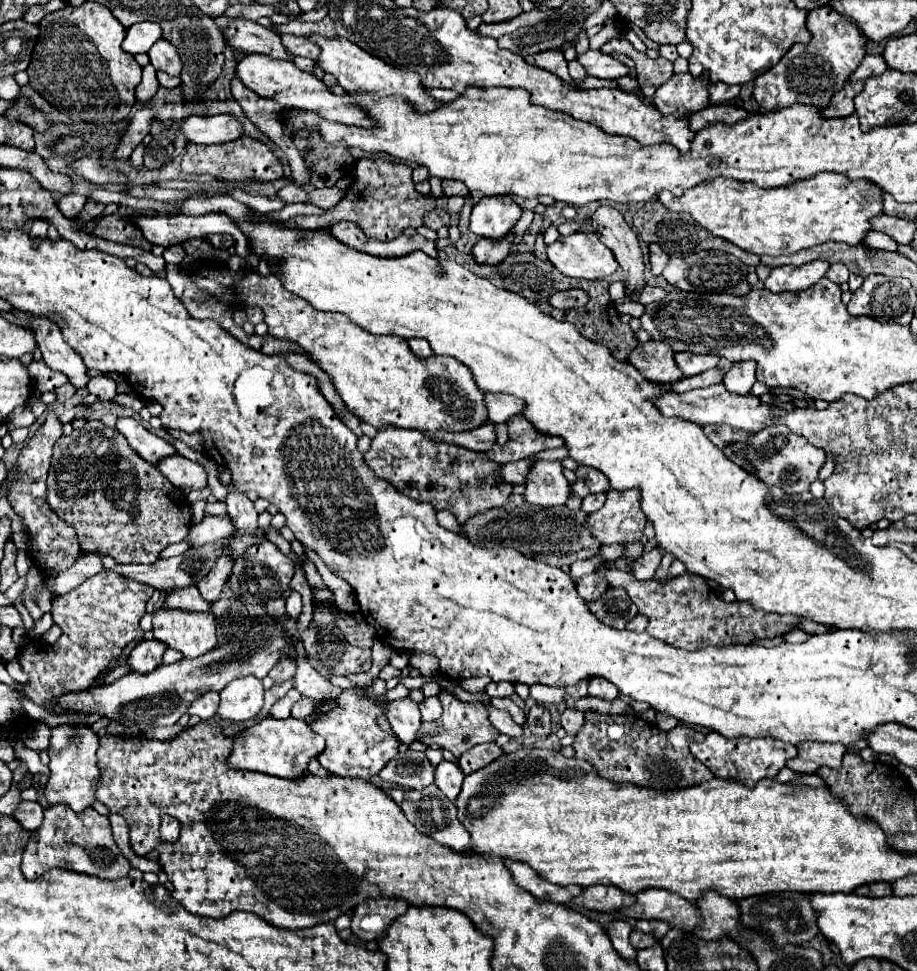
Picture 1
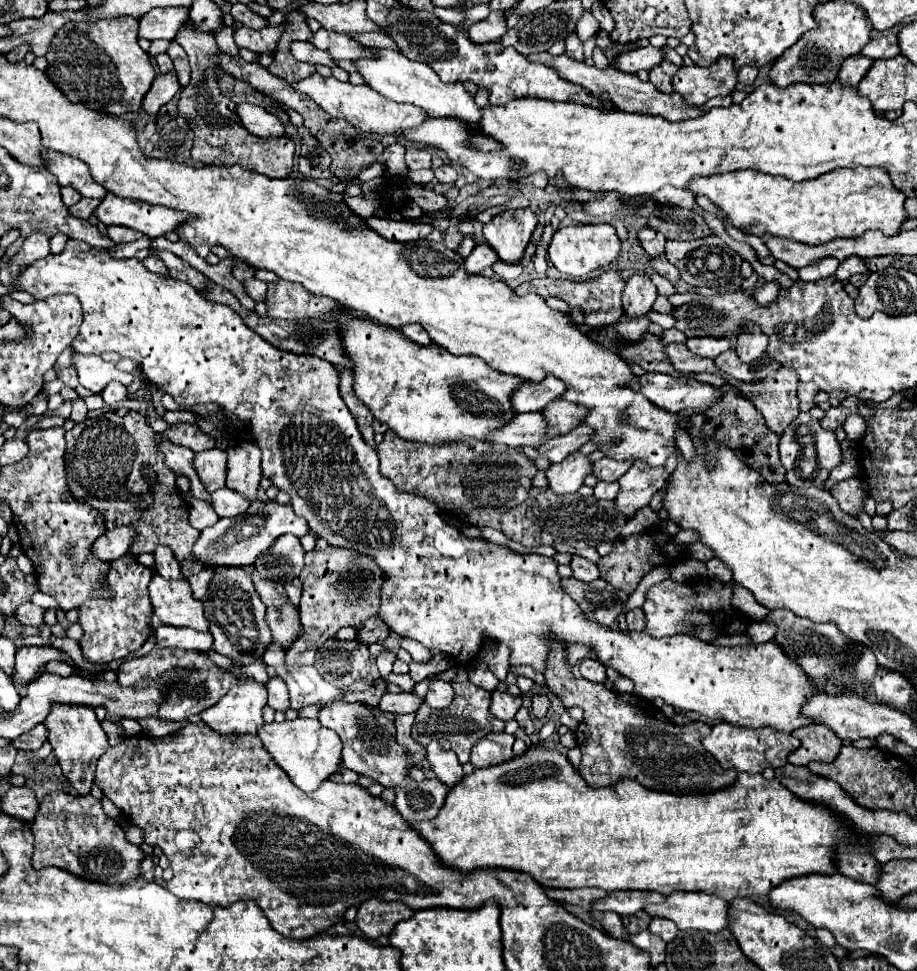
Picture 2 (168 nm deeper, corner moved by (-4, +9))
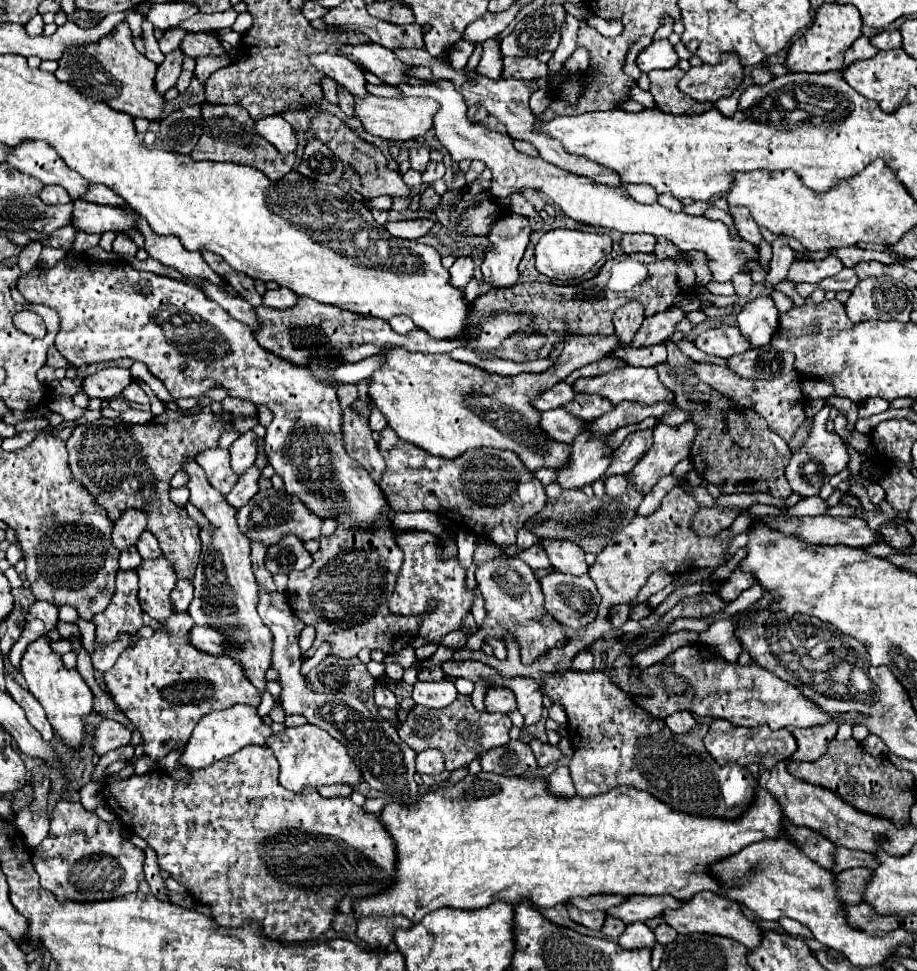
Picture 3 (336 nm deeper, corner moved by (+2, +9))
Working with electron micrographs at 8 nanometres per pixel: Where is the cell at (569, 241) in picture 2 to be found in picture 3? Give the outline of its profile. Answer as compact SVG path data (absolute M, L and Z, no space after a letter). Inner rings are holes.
M557 228L557 230L545 232L539 244L535 246L535 258L537 258L535 266L541 274L549 276L551 280L573 282L581 278L585 272L589 272L591 266L595 266L609 252L611 252L611 238L607 234L591 234L591 232L581 232L581 230Z

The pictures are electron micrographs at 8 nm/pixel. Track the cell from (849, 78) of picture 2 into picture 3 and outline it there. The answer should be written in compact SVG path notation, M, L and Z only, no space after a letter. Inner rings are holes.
M861 36L861 38L855 40L853 46L845 52L845 68L847 68L849 64L853 64L853 62L867 60L867 58L871 58L871 56L875 56L875 54L877 54L877 48L869 42L869 38Z

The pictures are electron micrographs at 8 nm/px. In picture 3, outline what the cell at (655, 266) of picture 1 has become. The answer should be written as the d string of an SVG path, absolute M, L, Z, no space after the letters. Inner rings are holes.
M625 234L621 240L621 248L627 254L633 252L653 252L657 238L651 234Z

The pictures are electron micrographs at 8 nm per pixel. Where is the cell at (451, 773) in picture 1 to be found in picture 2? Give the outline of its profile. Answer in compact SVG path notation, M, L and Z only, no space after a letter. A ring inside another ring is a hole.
M437 740L427 746L427 762L431 764L431 770L437 774L437 778L447 786L455 786L463 778L463 768L455 752L443 750Z

